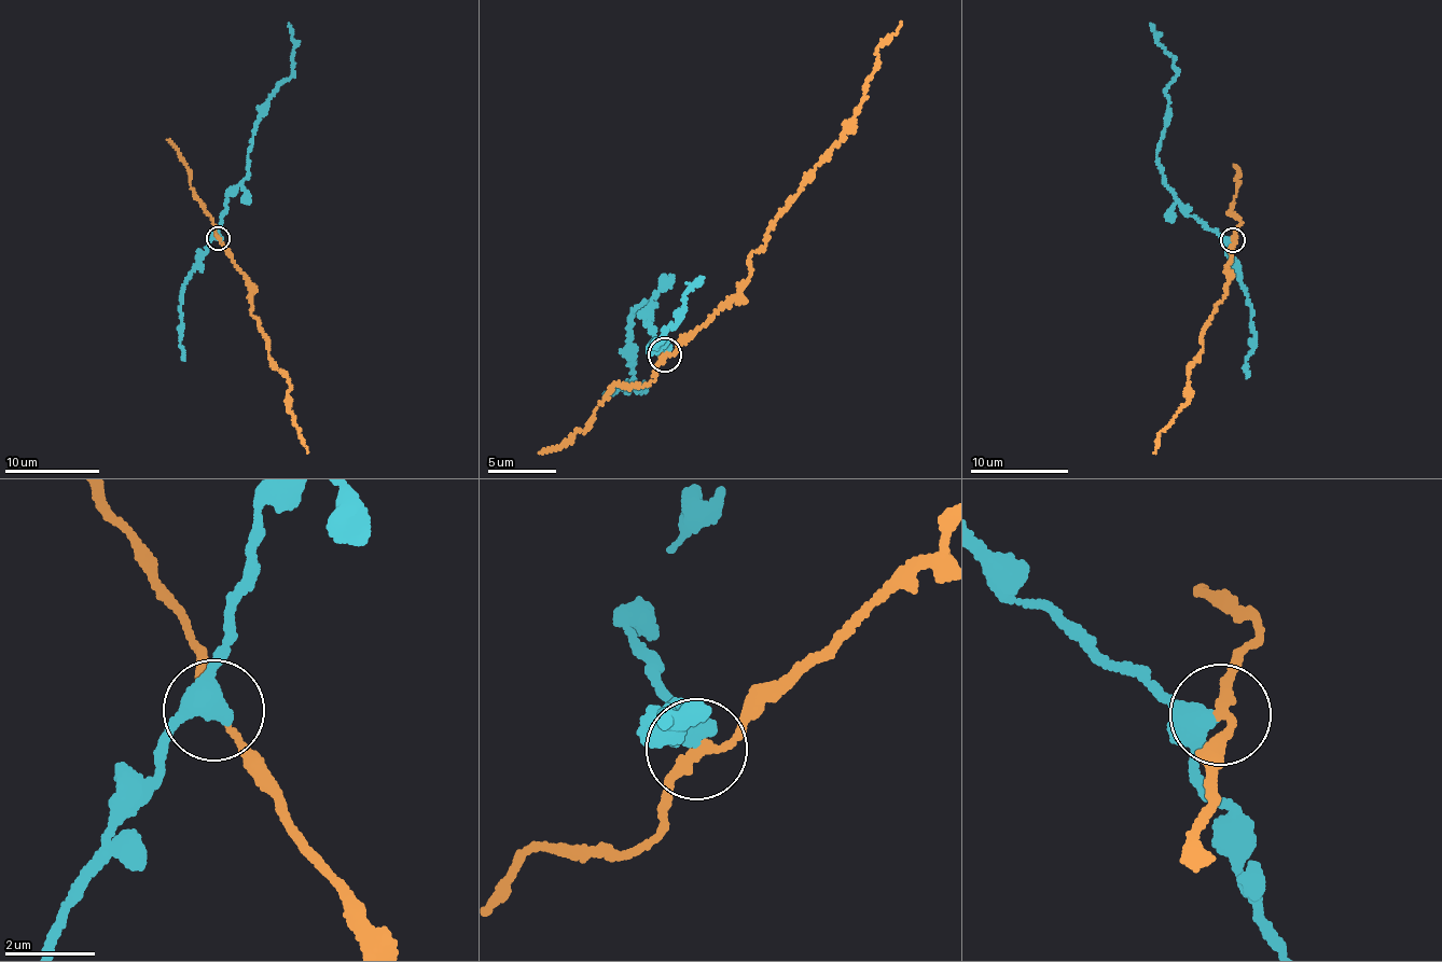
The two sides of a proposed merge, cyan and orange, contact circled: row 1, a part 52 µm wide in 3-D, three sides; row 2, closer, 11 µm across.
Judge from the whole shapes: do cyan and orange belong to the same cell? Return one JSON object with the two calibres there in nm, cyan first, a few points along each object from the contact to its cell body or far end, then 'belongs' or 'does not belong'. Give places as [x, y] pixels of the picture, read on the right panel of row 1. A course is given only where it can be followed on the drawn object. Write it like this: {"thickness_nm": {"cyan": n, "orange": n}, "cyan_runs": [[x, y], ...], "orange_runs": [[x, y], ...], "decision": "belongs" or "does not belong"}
{"thickness_nm": {"cyan": 420, "orange": 180}, "cyan_runs": [[1232, 239], [1184, 214], [1165, 184], [1156, 150], [1167, 85], [1177, 73], [1173, 56], [1155, 38], [1150, 23]], "orange_runs": [[1232, 239], [1228, 294], [1201, 337], [1198, 361], [1188, 368], [1187, 405], [1160, 433], [1153, 452]], "decision": "does not belong"}

